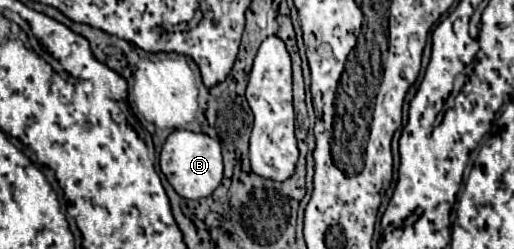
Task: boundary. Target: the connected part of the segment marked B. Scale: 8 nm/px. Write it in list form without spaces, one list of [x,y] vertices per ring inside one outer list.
[[[188,130],[172,132],[166,138],[162,152],[160,152],[160,170],[182,198],[190,198],[190,200],[206,198],[218,188],[218,184],[222,180],[220,144],[218,144],[218,140],[214,140],[206,134],[196,134],[196,132],[188,132]]]

